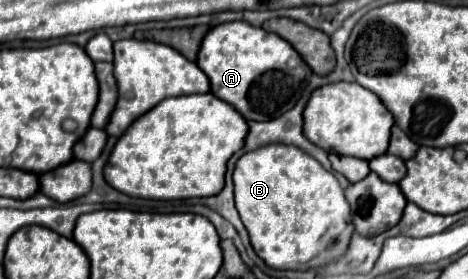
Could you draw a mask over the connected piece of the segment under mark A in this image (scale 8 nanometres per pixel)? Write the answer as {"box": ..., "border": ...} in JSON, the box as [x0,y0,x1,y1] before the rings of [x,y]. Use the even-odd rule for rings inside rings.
{"box":[196,21,310,121],"border":[[[232,21],[208,31],[200,45],[196,63],[208,75],[210,89],[218,99],[230,103],[244,117],[248,113],[248,119],[252,121],[270,121],[292,109],[292,91],[296,103],[310,73],[308,65],[304,65],[300,55],[290,47],[292,45],[282,41],[276,33],[252,27],[246,21]]]}

